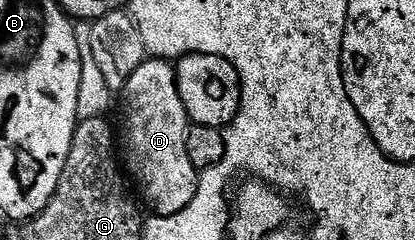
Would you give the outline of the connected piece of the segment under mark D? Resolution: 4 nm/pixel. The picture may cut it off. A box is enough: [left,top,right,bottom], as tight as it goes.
[122,57,198,216]

